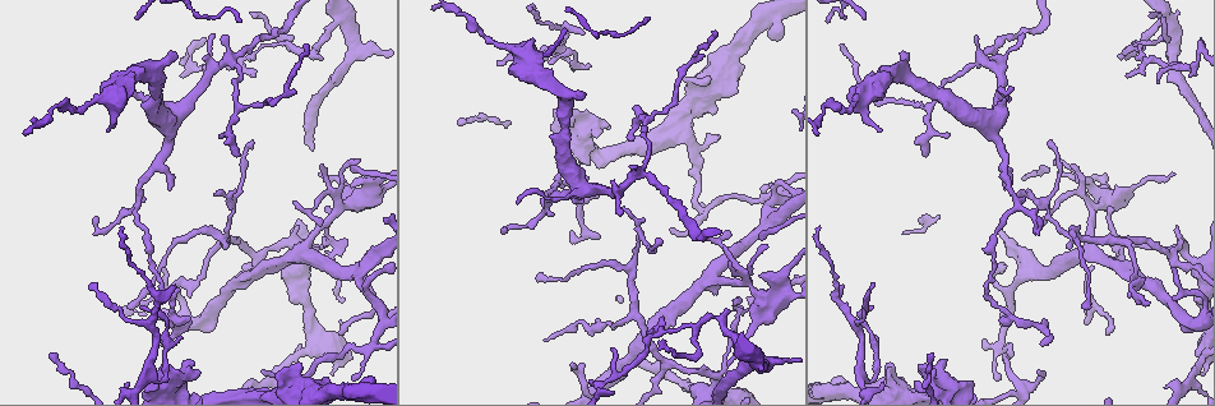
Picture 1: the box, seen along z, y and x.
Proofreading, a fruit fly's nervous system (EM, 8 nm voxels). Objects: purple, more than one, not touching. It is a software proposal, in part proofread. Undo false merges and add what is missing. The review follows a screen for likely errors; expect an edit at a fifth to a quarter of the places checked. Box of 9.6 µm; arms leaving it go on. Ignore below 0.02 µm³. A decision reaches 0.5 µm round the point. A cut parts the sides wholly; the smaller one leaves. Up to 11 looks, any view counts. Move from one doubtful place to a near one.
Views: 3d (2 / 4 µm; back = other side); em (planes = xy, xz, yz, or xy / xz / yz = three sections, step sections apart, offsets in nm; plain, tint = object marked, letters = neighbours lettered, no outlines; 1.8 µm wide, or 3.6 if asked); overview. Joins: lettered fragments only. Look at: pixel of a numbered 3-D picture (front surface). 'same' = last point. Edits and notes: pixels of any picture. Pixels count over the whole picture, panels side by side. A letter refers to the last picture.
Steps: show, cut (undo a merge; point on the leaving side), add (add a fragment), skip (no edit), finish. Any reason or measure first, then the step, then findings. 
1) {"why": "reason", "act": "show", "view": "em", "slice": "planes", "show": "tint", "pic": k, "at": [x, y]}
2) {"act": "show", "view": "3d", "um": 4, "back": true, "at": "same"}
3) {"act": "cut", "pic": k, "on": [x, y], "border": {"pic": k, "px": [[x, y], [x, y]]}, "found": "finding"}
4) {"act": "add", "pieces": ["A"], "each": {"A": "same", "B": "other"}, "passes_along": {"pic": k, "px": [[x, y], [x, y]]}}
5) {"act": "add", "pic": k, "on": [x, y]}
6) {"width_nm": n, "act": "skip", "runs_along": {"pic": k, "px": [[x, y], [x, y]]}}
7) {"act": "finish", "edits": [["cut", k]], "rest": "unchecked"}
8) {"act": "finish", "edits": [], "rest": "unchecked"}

{"why": "tapers out", "act": "show", "view": "3d", "um": 4, "pic": 1, "at": [881, 383]}

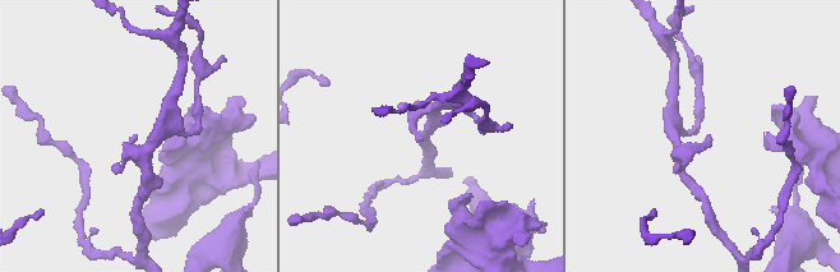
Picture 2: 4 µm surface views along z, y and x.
{"act": "show", "view": "em", "slice": "planes", "show": "letters", "pic": 2, "at": [708, 137]}

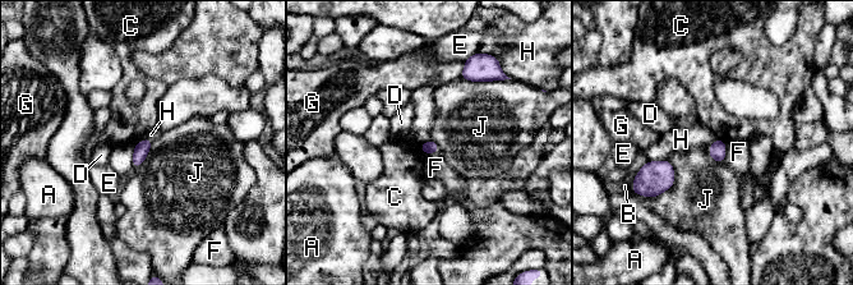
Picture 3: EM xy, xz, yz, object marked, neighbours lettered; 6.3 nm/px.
{"longest_contact_nm": ["J", 280], "act": "skip", "each": {"A": "other", "B": "other", "C": "other", "D": "other", "E": "other", "F": "other", "G": "other", "H": "other", "J": "other"}, "found": "none of them fits"}

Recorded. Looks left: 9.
{"why": "free end", "act": "show", "view": "3d", "um": 4, "pic": 1, "at": [693, 79]}

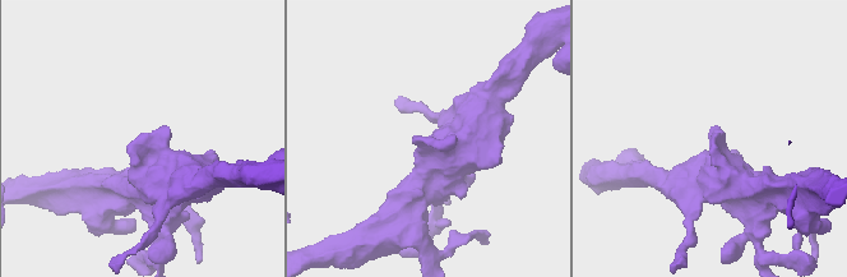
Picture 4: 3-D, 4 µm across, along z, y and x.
{"why": "need the tissue", "act": "show", "view": "em", "um": 3.6, "slice": "yz", "step": 4, "show": "tint", "pic": 4, "at": [136, 139]}

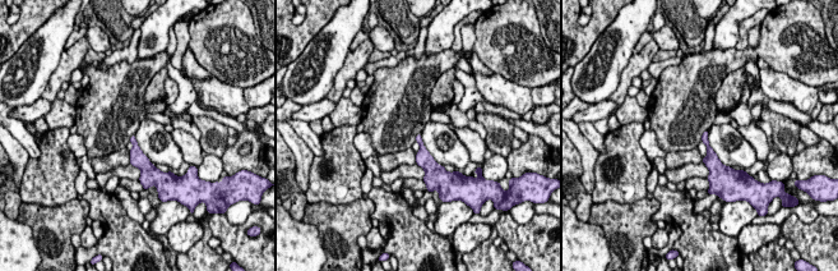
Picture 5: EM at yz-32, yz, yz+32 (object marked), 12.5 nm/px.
{"why": "another direction", "act": "show", "view": "em", "um": 3.6, "slice": "planes", "show": "letters", "at": "same"}

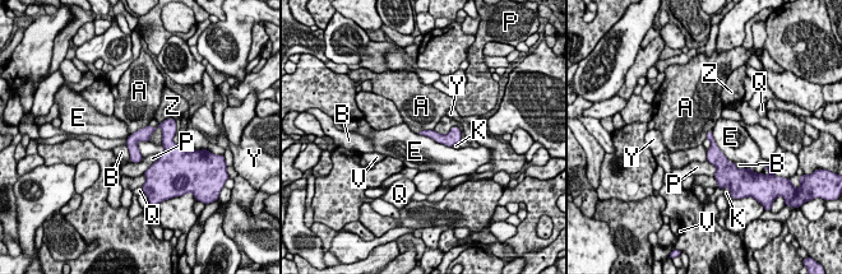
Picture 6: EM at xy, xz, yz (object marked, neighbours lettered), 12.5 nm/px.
{"act": "skip", "each": {"A": "other", "B": "other", "E": "other", "K": "other", "P": "other", "Q": "other", "V": "other", "Y": "other", "Z": "other"}, "runs_along": {"pic": 6, "px": [[129, 143], [161, 126], [166, 156]]}, "found": "none of them fits"}

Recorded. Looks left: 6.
{"why": "branch stops here", "act": "show", "view": "em", "slice": "planes", "show": "letters", "pic": 1, "at": [370, 376]}

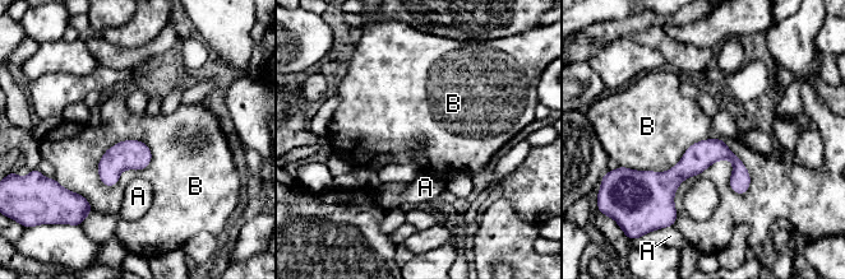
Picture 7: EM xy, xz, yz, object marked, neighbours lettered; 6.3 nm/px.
{"width_nm": 180, "act": "skip", "each": {"A": "other", "B": "other"}, "border": {"pic": 7, "px": [[620, 167], [751, 185]]}, "found": "no lettered fragment goes on from it"}

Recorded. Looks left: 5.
{"why": "two arms in line, one across", "act": "show", "view": "3d", "um": 4, "pic": 1, "at": [365, 349]}

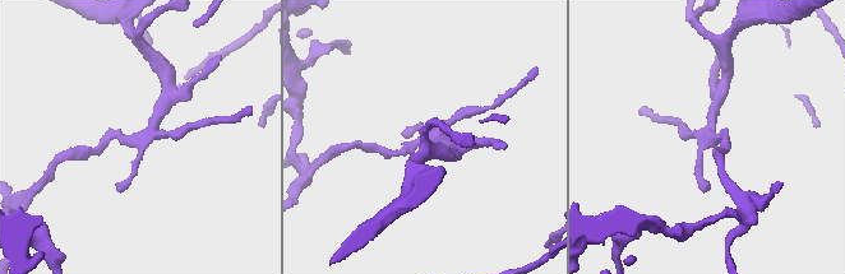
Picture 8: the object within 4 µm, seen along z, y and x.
{"why": "need the tissue", "act": "show", "view": "em", "slice": "xy", "step": 8, "show": "tint", "pic": 8, "at": [711, 138]}

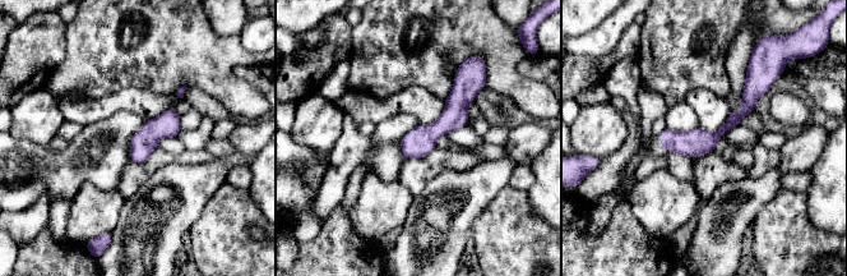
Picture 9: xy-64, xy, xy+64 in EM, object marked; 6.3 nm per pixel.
{"why": "another direction", "act": "show", "view": "em", "slice": "planes", "show": "letters", "at": "same"}

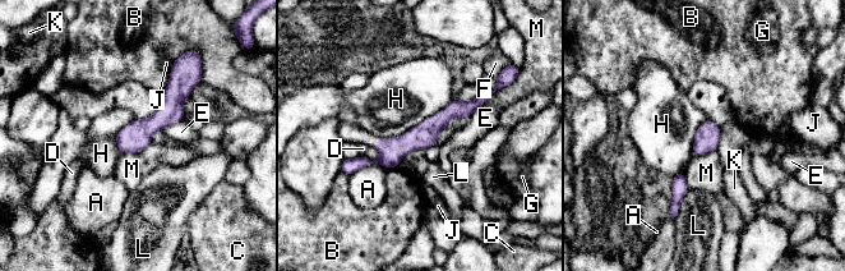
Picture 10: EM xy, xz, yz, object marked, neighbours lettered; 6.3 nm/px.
{"width_nm": 160, "act": "cut", "pic": 10, "on": [392, 150], "each": {"A": "other", "B": "other", "C": "other", "D": "other", "E": "other", "F": "other", "G": "other", "H": "other", "J": "other", "K": "other", "L": "other", "M": "other"}, "part_leaving": {"pic": 10, "px": [[481, 99], [452, 110], [384, 161]]}, "found": "two neurons meet here"}

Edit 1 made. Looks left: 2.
{"act": "finish", "edits": [["cut", 10]], "rest": "unchecked"}

